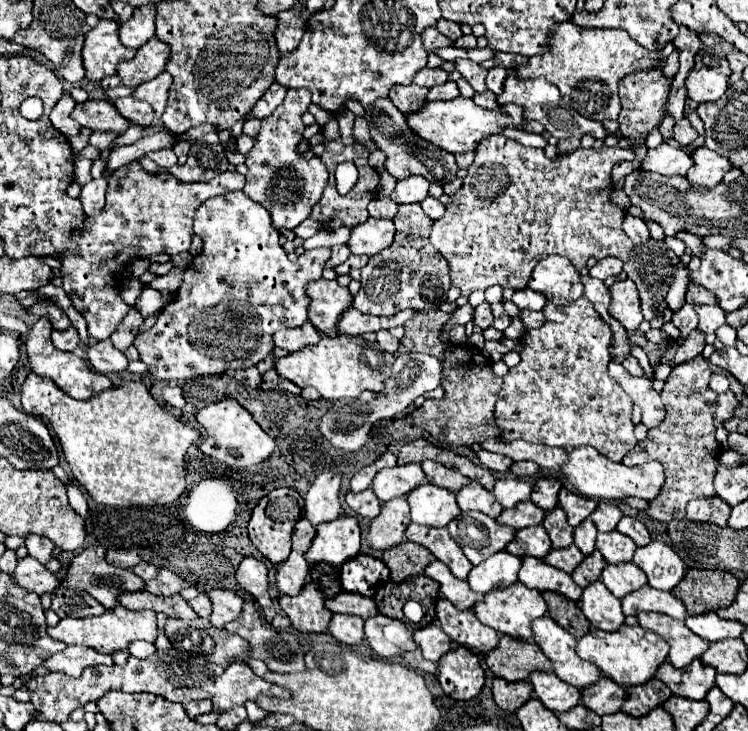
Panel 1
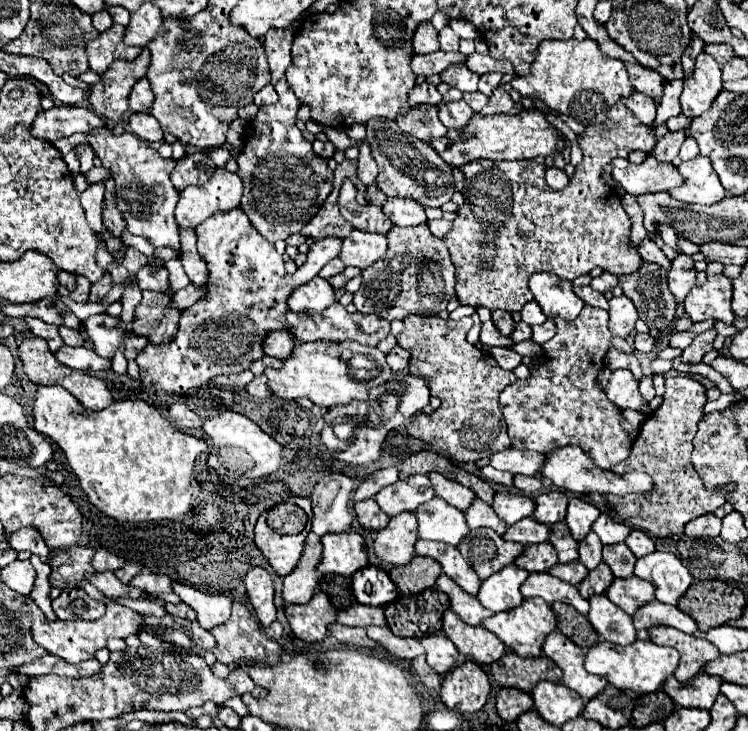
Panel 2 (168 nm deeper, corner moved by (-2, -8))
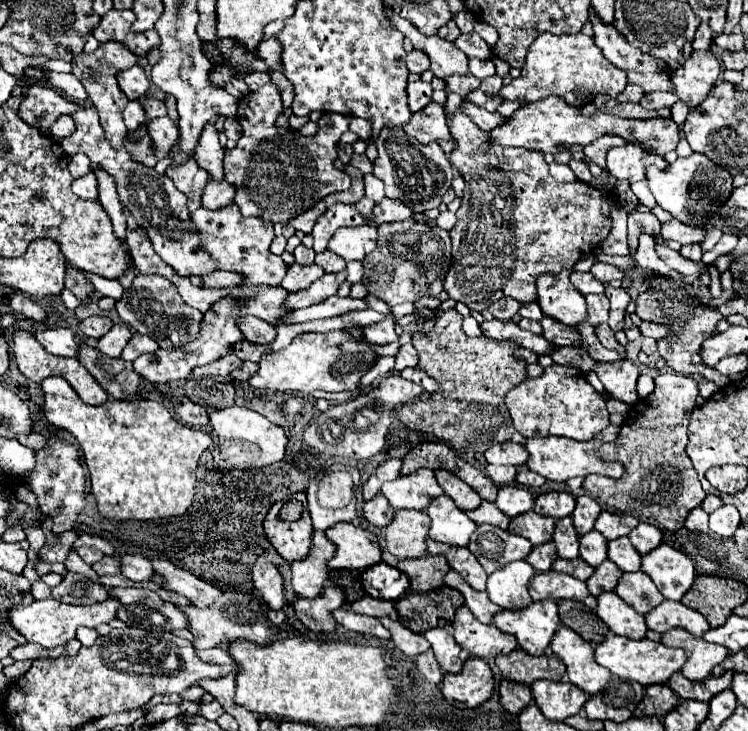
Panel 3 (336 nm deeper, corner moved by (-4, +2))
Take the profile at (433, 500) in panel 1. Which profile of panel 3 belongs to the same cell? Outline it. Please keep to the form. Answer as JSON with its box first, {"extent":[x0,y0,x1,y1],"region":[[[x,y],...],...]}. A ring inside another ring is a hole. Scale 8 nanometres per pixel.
{"extent":[426,494,476,546],"region":[[[446,494],[434,498],[426,514],[430,516],[430,538],[454,546],[468,546],[468,540],[472,532],[476,530],[476,524],[466,516],[464,510],[454,506],[454,500]]]}

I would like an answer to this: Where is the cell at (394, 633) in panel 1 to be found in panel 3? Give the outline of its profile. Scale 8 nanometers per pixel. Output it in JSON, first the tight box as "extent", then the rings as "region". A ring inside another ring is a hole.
{"extent":[380,618,430,658],"region":[[[380,618],[380,624],[390,630],[392,642],[394,642],[404,654],[408,654],[410,658],[414,658],[414,656],[418,656],[418,654],[422,654],[422,652],[426,652],[426,650],[430,648],[430,644],[426,642],[426,638],[424,638],[422,634],[416,634],[416,632],[404,628],[398,620]]]}

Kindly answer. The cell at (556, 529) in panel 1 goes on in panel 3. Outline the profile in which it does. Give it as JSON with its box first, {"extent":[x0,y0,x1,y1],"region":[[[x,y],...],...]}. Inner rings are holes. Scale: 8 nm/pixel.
{"extent":[554,518,578,560],"region":[[[560,518],[556,520],[556,530],[554,530],[554,542],[556,542],[556,550],[560,558],[572,560],[578,556],[578,534],[574,530],[572,518]]]}

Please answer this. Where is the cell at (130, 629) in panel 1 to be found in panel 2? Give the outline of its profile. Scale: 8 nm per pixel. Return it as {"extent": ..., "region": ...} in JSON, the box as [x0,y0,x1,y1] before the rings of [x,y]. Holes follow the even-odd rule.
{"extent":[32,579,144,664],"region":[[[87,579],[82,580],[77,586],[92,598],[106,604],[106,614],[100,620],[94,620],[94,622],[80,622],[80,620],[76,620],[76,622],[70,622],[70,620],[68,622],[66,620],[38,622],[38,620],[34,620],[34,624],[32,624],[32,638],[36,640],[36,644],[40,644],[48,654],[66,660],[68,664],[78,664],[82,660],[90,660],[98,648],[106,646],[106,640],[110,636],[116,636],[116,638],[134,636],[140,630],[140,626],[144,624],[142,616],[138,612],[134,612],[126,606],[120,606],[120,604],[114,604]]]}

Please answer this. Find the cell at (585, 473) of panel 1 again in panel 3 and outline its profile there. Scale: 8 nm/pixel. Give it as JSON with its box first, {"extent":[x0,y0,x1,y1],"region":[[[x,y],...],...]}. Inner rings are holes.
{"extent":[526,425,624,482],"region":[[[610,425],[609,428],[603,430],[594,440],[588,442],[576,442],[572,438],[560,438],[560,436],[546,436],[546,438],[530,438],[526,440],[526,450],[530,452],[530,458],[526,462],[526,466],[544,476],[546,480],[552,482],[566,482],[570,478],[582,476],[586,478],[588,474],[600,474],[600,476],[608,476],[608,478],[622,478],[624,474],[624,466],[618,462],[604,462],[598,454],[598,448],[603,442],[614,441],[618,437],[619,430],[622,425]]]}

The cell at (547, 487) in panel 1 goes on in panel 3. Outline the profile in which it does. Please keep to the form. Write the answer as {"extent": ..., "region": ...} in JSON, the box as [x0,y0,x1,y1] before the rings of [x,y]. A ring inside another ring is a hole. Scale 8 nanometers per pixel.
{"extent":[534,492,576,518],"region":[[[546,492],[536,498],[534,512],[542,516],[552,516],[552,518],[564,518],[570,516],[576,506],[576,498],[568,492]]]}

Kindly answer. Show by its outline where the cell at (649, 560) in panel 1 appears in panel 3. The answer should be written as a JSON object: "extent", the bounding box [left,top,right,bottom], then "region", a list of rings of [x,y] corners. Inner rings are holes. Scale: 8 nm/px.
{"extent":[642,544,696,600],"region":[[[660,544],[652,552],[644,554],[642,570],[654,580],[666,600],[680,600],[696,578],[692,560],[668,544]]]}

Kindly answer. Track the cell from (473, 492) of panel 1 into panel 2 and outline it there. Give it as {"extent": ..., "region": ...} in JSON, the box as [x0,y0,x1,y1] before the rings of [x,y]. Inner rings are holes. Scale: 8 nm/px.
{"extent":[464,498,506,534],"region":[[[476,498],[474,500],[474,504],[464,512],[466,514],[466,522],[468,522],[468,526],[474,530],[474,528],[482,528],[482,526],[486,526],[486,528],[492,528],[496,534],[504,534],[506,532],[506,524],[504,524],[504,520],[500,520],[498,518],[498,514],[494,512],[494,508],[492,506],[488,506],[486,502],[482,502],[480,498]]]}

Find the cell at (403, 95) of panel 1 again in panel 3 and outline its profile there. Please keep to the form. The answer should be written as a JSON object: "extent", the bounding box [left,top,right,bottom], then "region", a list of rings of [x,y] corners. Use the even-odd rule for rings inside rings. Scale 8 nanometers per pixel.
{"extent":[402,102,448,142],"region":[[[430,102],[424,110],[418,110],[412,114],[408,124],[402,126],[406,134],[414,136],[418,142],[434,142],[434,140],[448,140],[448,124],[444,116],[444,106]]]}

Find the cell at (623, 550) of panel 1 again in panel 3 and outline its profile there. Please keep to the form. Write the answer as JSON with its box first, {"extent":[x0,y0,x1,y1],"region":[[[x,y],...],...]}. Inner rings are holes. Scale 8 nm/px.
{"extent":[608,538,640,572],"region":[[[616,538],[608,542],[608,558],[622,570],[622,572],[636,572],[640,570],[640,554],[634,550],[628,538]]]}

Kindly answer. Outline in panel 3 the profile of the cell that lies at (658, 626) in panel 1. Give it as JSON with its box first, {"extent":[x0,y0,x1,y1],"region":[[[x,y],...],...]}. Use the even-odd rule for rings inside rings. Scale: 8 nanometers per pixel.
{"extent":[662,628,728,680],"region":[[[674,628],[670,632],[664,632],[662,642],[672,648],[684,648],[688,662],[682,666],[682,674],[688,680],[708,678],[712,668],[728,656],[728,650],[724,646],[710,644],[704,638],[696,638],[688,634],[684,628]]]}

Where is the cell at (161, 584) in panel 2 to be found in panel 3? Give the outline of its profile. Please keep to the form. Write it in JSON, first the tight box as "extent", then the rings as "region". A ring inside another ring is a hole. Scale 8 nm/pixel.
{"extent":[120,554,154,582],"region":[[[126,554],[126,556],[120,556],[122,558],[122,574],[130,580],[136,580],[136,582],[146,582],[154,576],[154,570],[152,570],[152,562],[146,560],[144,556],[140,554]]]}

